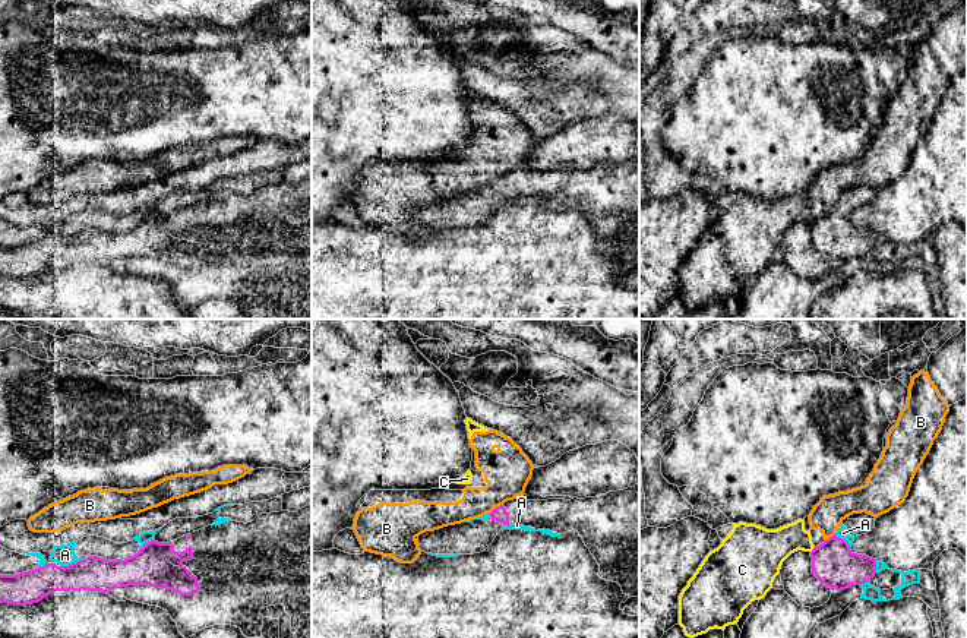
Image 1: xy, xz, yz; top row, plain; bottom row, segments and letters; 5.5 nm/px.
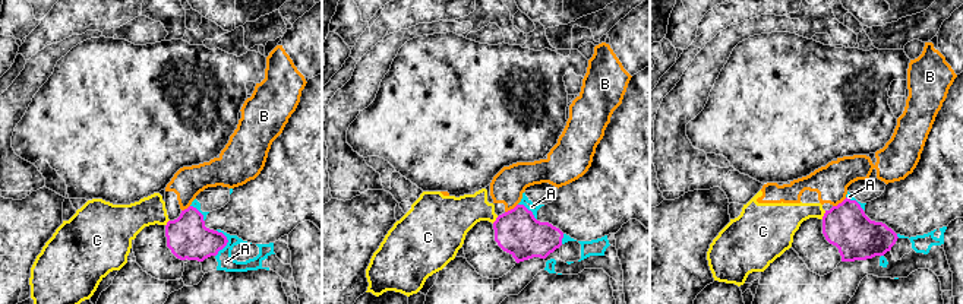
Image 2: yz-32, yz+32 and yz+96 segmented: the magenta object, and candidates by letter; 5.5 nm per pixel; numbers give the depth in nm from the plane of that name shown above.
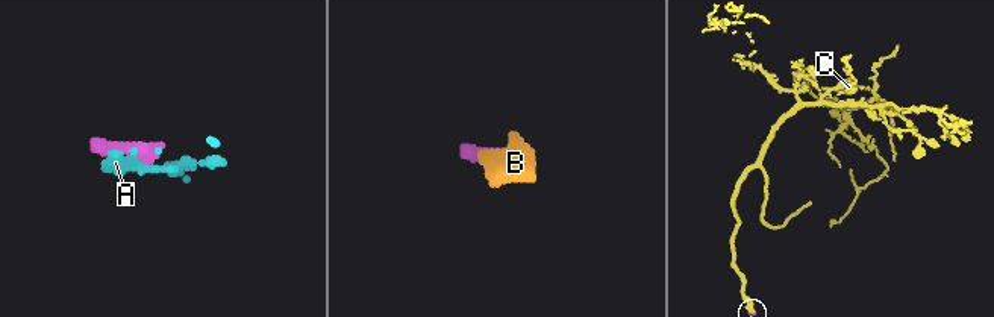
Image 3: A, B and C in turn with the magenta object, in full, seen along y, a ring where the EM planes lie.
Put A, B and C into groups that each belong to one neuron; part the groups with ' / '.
A / B C

